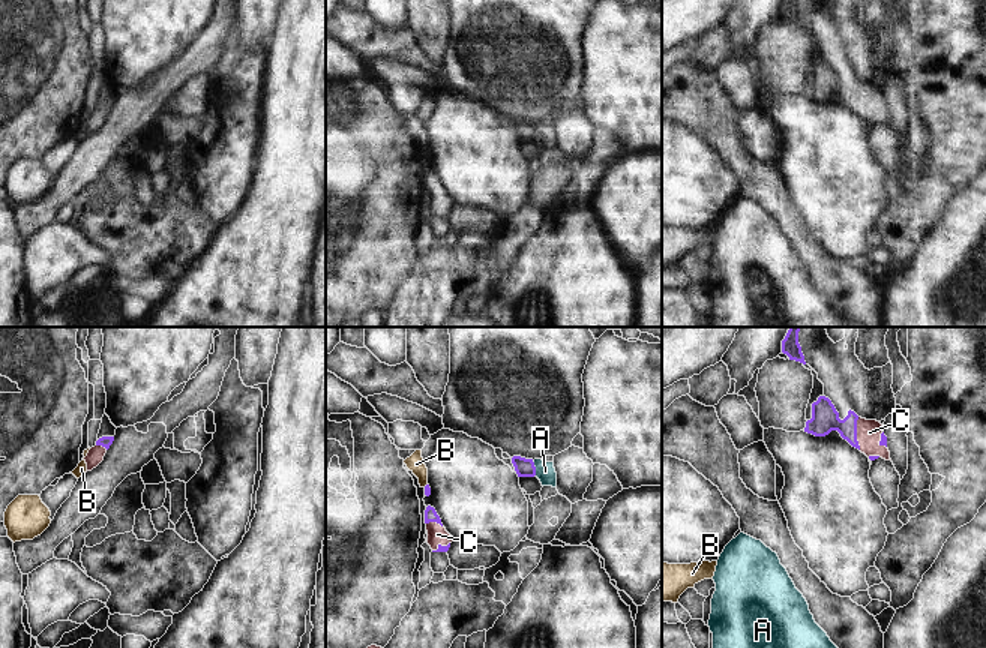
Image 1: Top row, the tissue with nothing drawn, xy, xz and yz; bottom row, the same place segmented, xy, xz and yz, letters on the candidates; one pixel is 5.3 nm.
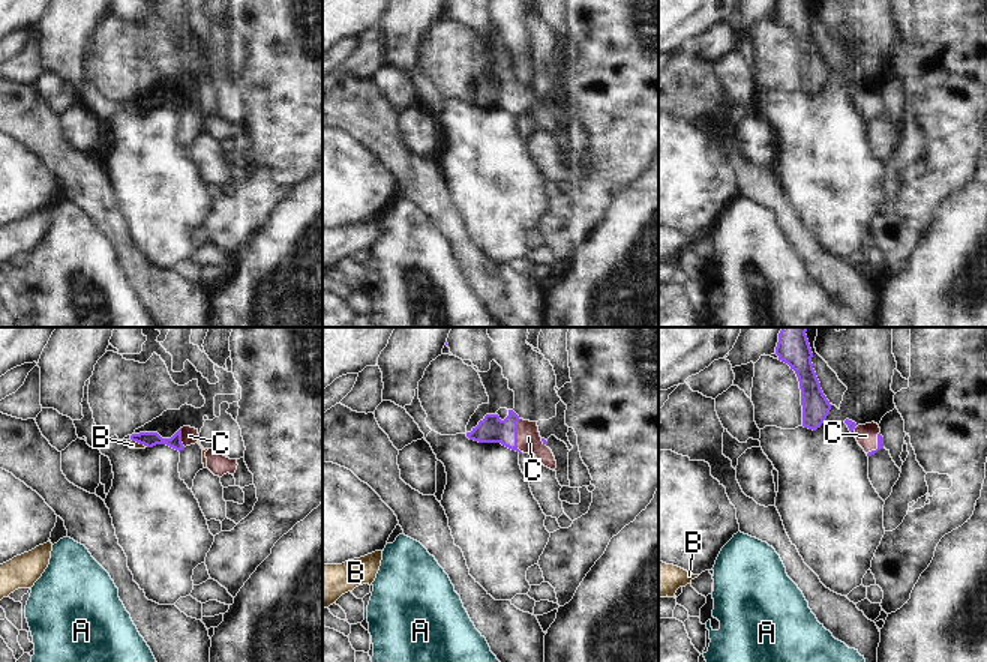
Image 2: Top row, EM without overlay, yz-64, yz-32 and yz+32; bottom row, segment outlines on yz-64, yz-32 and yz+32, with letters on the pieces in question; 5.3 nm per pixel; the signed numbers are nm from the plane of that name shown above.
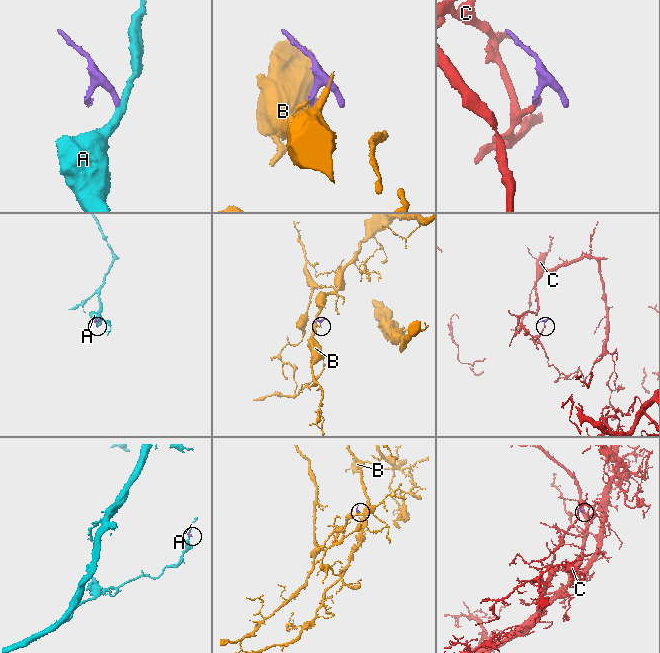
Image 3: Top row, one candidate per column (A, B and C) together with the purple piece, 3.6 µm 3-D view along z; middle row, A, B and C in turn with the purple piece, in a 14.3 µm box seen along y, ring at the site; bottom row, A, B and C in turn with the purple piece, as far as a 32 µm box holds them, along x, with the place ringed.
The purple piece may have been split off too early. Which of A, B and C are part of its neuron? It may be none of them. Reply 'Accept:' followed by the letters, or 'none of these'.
Accept: C

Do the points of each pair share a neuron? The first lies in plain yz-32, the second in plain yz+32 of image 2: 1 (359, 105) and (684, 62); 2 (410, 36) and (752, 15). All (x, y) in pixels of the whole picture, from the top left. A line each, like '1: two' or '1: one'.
1: one
2: one

